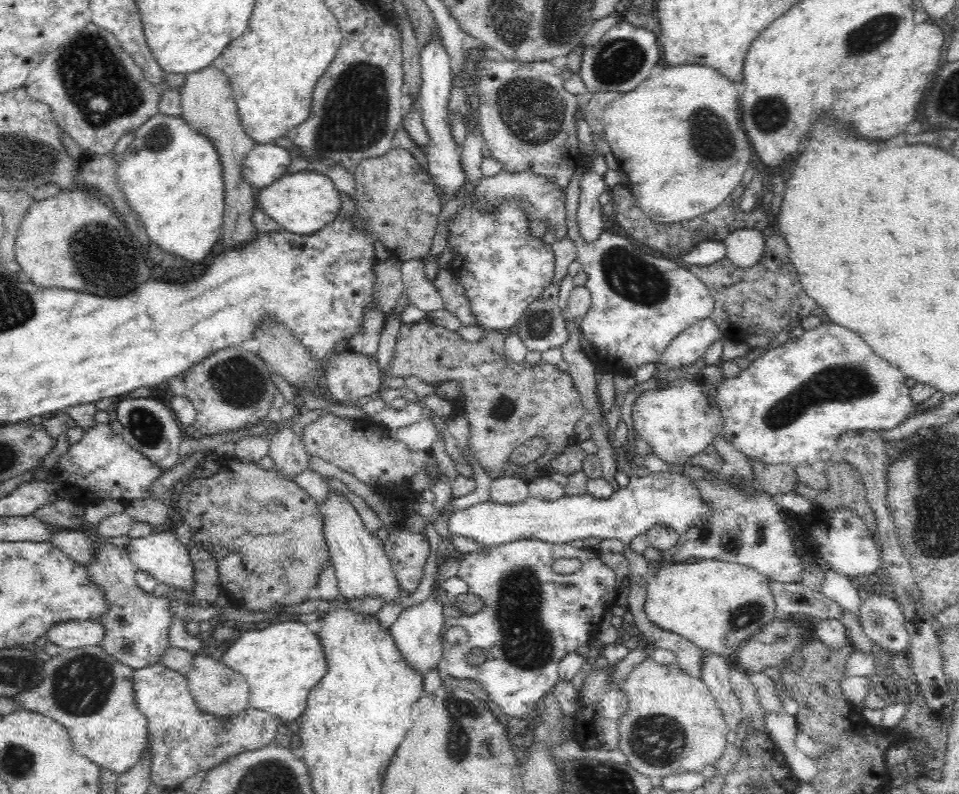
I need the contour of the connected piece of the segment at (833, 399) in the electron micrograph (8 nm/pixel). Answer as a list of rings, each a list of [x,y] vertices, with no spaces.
[[[830,321],[829,323],[820,323],[820,325],[811,330],[804,330],[799,337],[790,338],[781,346],[770,349],[753,360],[746,369],[741,369],[740,375],[736,376],[736,378],[724,378],[720,384],[712,385],[712,387],[716,388],[714,405],[721,411],[723,419],[721,434],[727,442],[730,442],[736,450],[740,450],[749,459],[766,464],[791,464],[796,466],[804,463],[811,465],[814,462],[818,462],[818,460],[827,462],[831,458],[836,457],[837,444],[844,433],[859,430],[890,430],[890,428],[904,423],[904,420],[907,420],[908,417],[913,416],[916,404],[912,403],[909,389],[905,386],[904,379],[905,377],[898,368],[876,355],[858,333]]]

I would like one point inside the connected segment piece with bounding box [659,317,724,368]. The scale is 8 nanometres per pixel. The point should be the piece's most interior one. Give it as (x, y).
(690, 345)

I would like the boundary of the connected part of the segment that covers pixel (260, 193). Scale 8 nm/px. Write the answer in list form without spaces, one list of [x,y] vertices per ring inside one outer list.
[[[298,171],[285,173],[276,182],[256,190],[257,206],[282,229],[294,234],[314,234],[322,226],[330,224],[340,210],[339,191],[334,183],[322,173]]]

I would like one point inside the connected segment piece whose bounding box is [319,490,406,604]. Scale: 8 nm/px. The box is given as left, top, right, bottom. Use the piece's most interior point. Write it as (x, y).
(362, 567)

